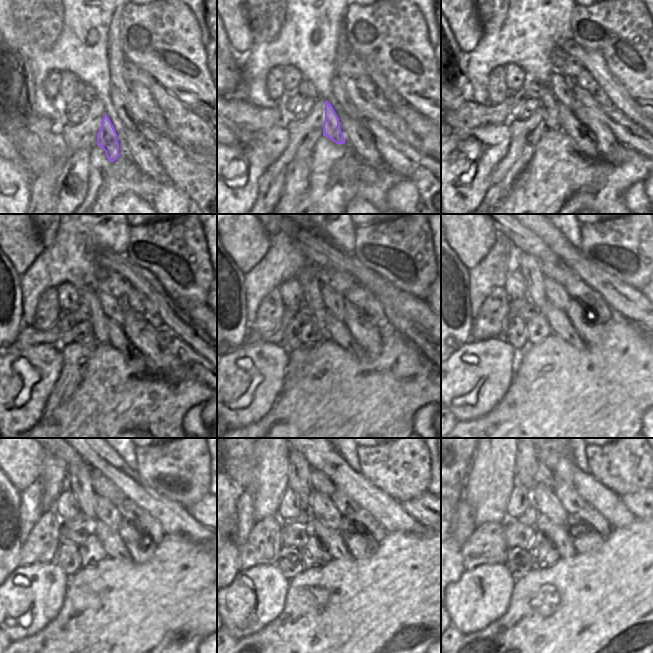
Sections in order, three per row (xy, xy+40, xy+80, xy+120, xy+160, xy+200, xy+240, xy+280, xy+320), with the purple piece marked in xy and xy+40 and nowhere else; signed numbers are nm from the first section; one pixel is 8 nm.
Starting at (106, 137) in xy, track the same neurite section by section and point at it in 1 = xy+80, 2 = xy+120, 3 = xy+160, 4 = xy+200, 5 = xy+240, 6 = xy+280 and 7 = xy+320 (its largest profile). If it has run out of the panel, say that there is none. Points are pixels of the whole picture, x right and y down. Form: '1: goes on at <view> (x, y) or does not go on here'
1: goes on at xy+80 (548, 100)
2: goes on at xy+120 (89, 295)
3: goes on at xy+160 (308, 278)
4: goes on at xy+200 (528, 265)
5: goes on at xy+240 (78, 475)
6: goes on at xy+280 (300, 470)
7: goes on at xy+320 (526, 461)

